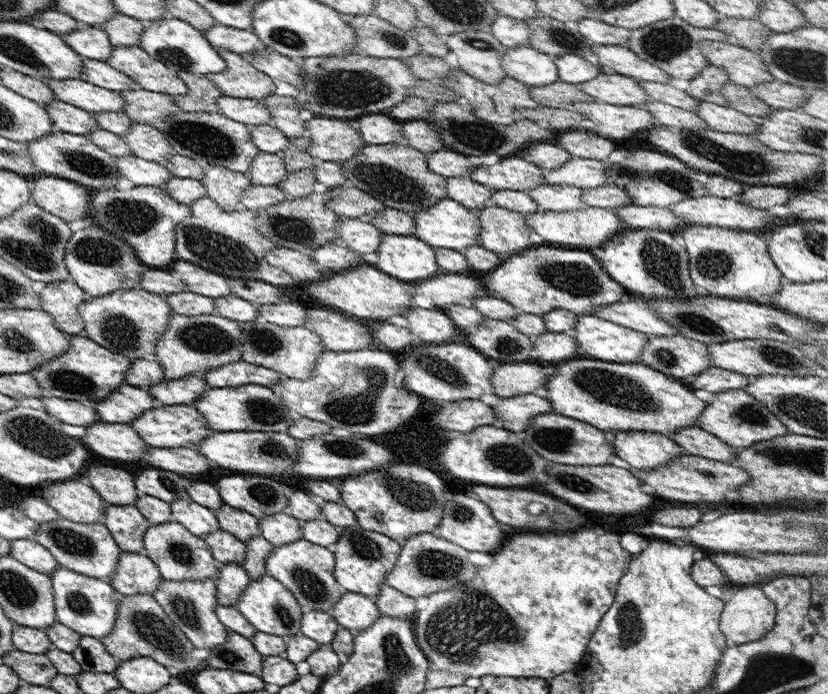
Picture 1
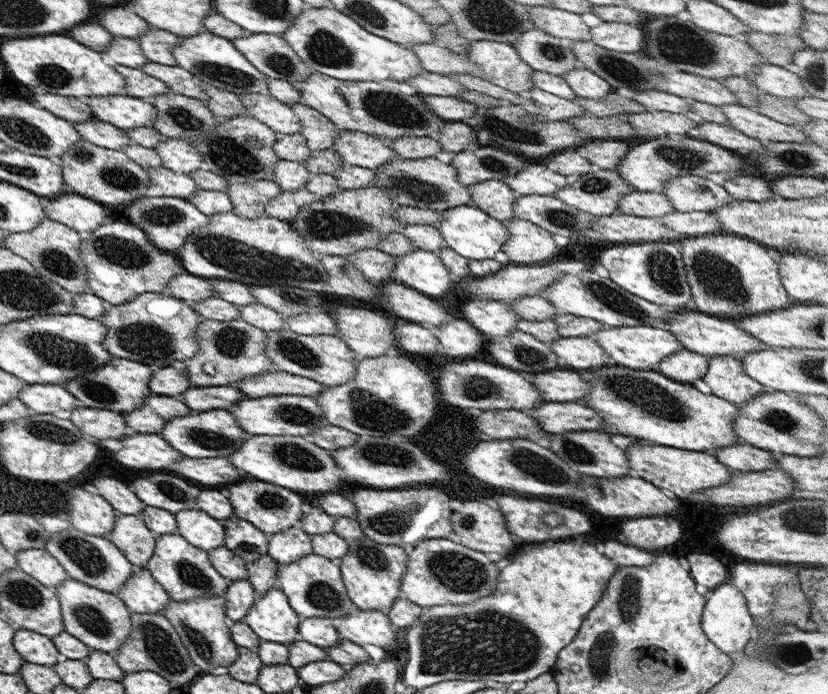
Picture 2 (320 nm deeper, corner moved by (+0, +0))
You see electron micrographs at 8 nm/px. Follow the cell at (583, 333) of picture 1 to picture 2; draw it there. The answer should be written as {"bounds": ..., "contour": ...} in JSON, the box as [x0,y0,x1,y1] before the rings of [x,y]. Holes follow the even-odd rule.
{"bounds":[588,326,682,371],"contour":[[[605,326],[599,332],[588,336],[594,340],[619,367],[627,367],[631,370],[655,371],[666,356],[679,352],[682,349],[681,343],[670,332],[665,329],[639,326]]]}

